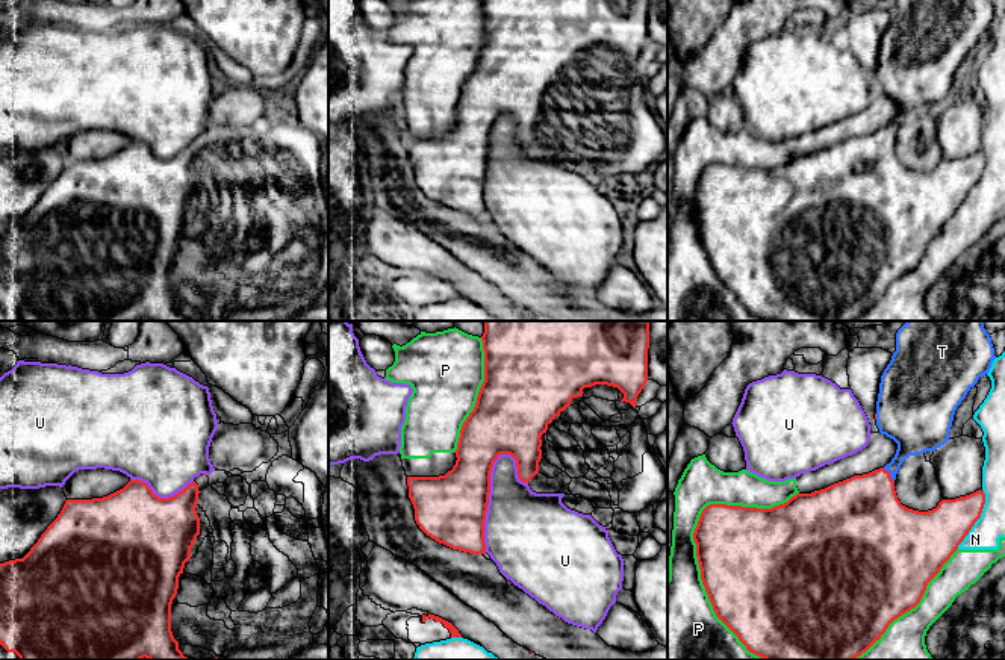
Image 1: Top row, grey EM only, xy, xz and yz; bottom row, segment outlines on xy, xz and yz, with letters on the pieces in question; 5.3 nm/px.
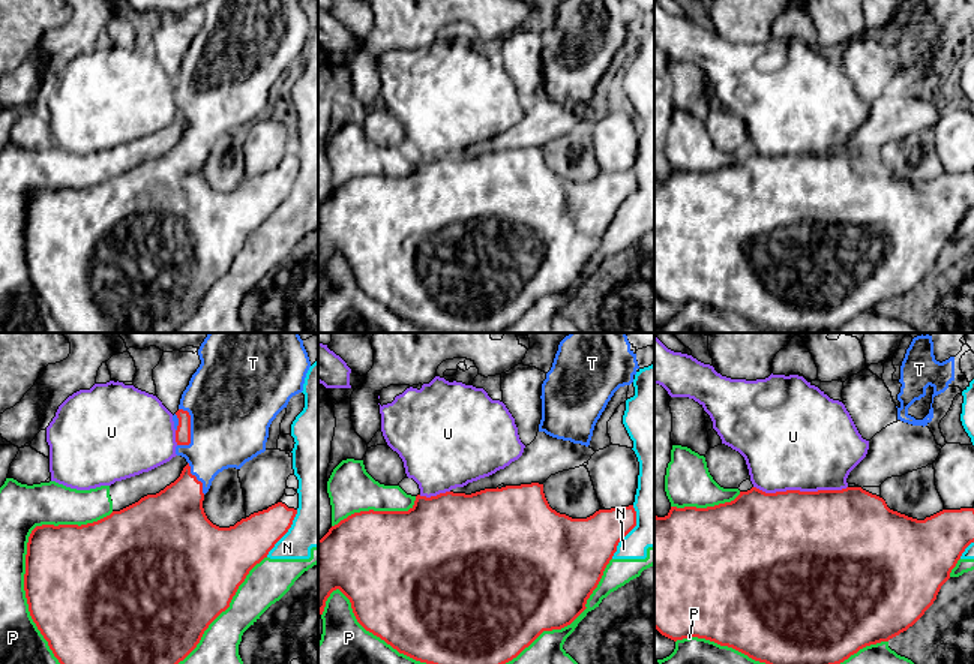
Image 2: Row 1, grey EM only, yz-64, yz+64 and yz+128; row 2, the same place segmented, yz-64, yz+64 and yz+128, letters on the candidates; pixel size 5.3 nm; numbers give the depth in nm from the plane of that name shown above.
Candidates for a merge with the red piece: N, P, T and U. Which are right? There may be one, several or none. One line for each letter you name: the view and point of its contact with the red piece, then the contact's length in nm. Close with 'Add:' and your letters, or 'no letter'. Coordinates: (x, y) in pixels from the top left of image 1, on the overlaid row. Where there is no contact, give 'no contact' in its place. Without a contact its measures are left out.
Add: no letter

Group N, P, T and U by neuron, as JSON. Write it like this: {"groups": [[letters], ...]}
{"groups": [["N", "P"], ["T"], ["U"]]}

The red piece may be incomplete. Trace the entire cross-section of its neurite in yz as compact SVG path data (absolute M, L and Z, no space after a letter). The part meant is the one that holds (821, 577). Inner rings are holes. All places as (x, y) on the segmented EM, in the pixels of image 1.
M884 468L854 475L811 493L796 493L772 509L710 504L693 533L701 580L716 616L746 649L764 660L855 660L888 625L914 609L928 583L981 518L984 490L941 500L928 512L901 504Z

